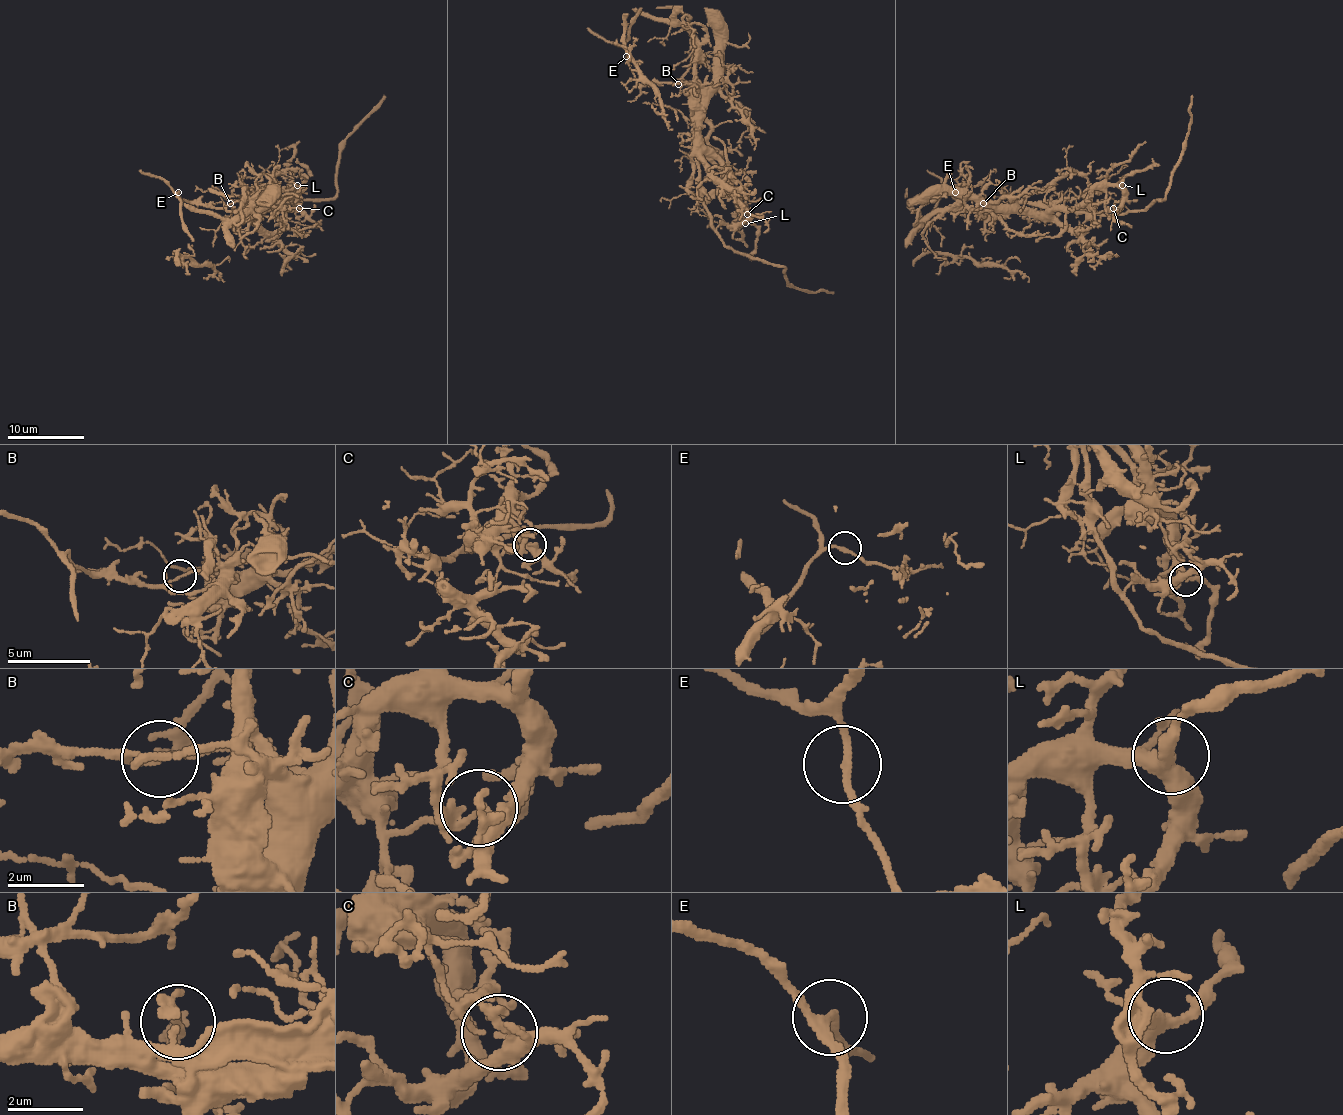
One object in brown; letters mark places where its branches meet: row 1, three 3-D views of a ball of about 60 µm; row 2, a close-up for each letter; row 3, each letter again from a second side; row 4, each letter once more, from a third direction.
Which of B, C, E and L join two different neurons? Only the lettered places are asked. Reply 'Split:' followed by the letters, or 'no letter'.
Split: B, C

